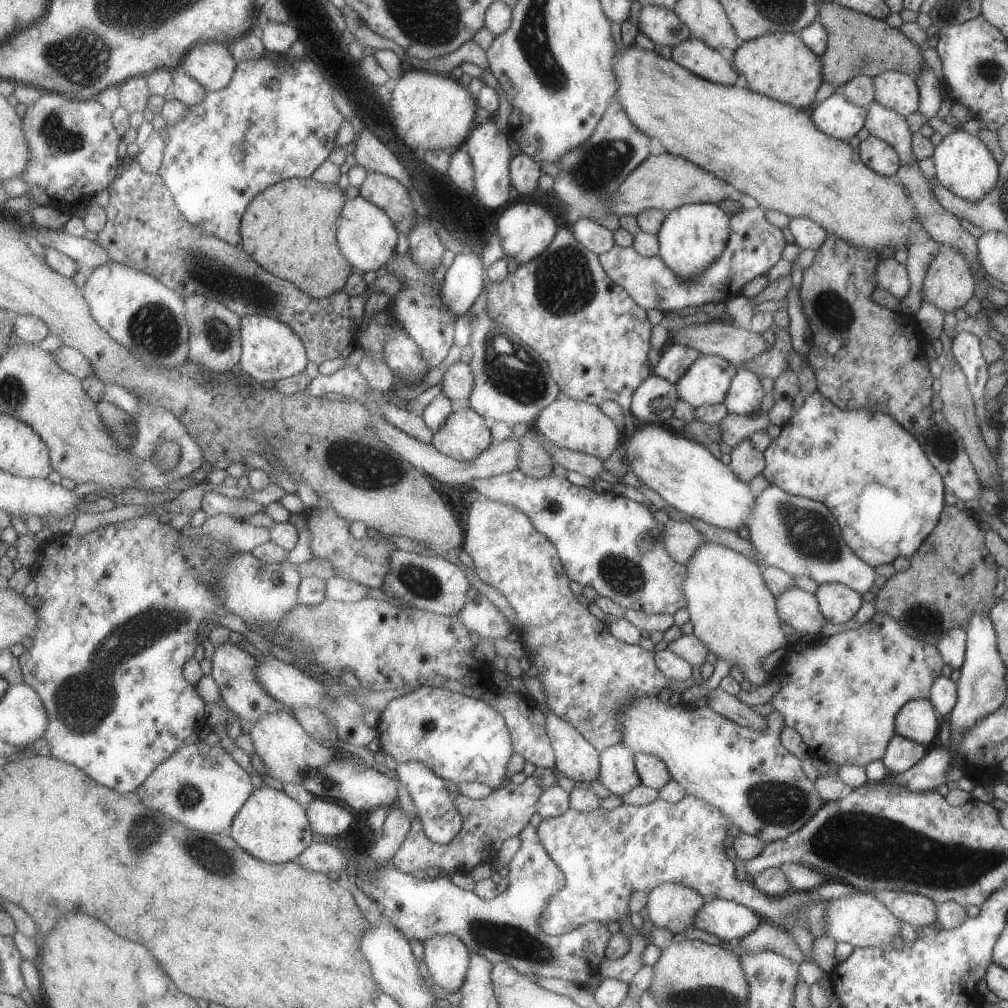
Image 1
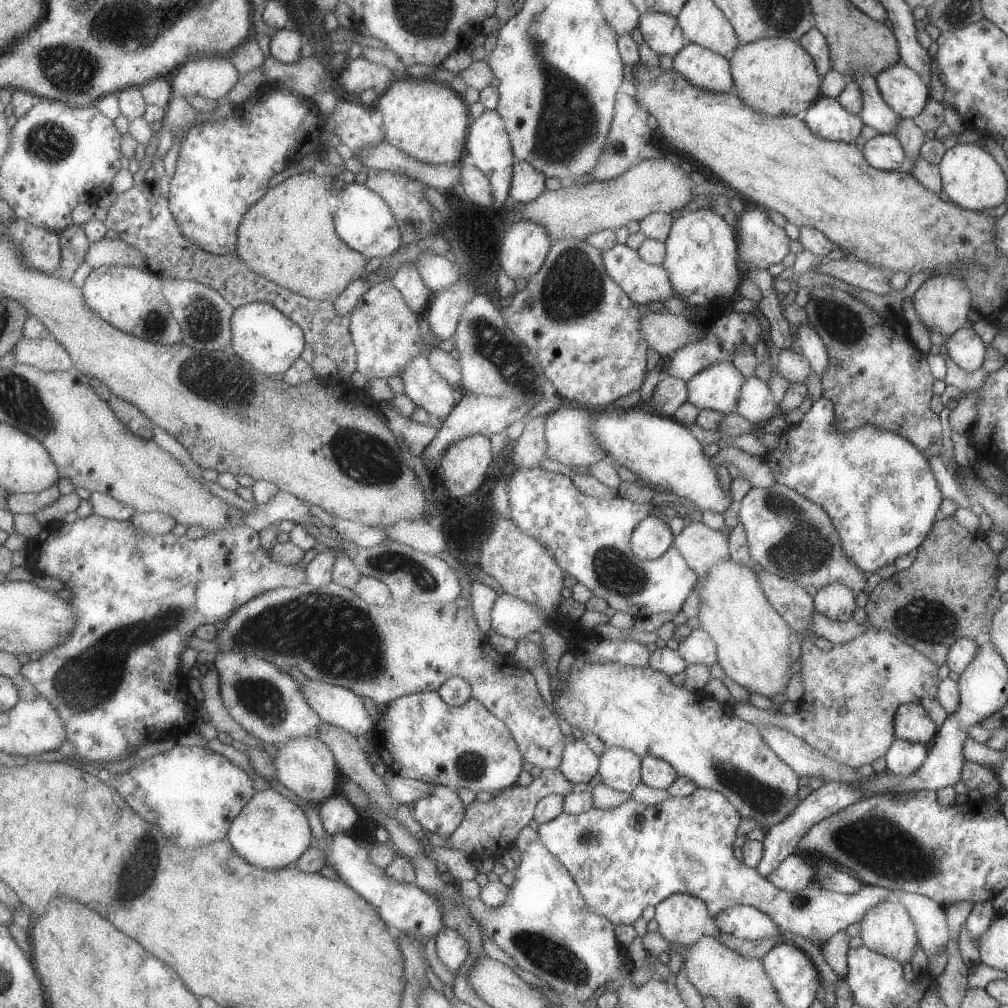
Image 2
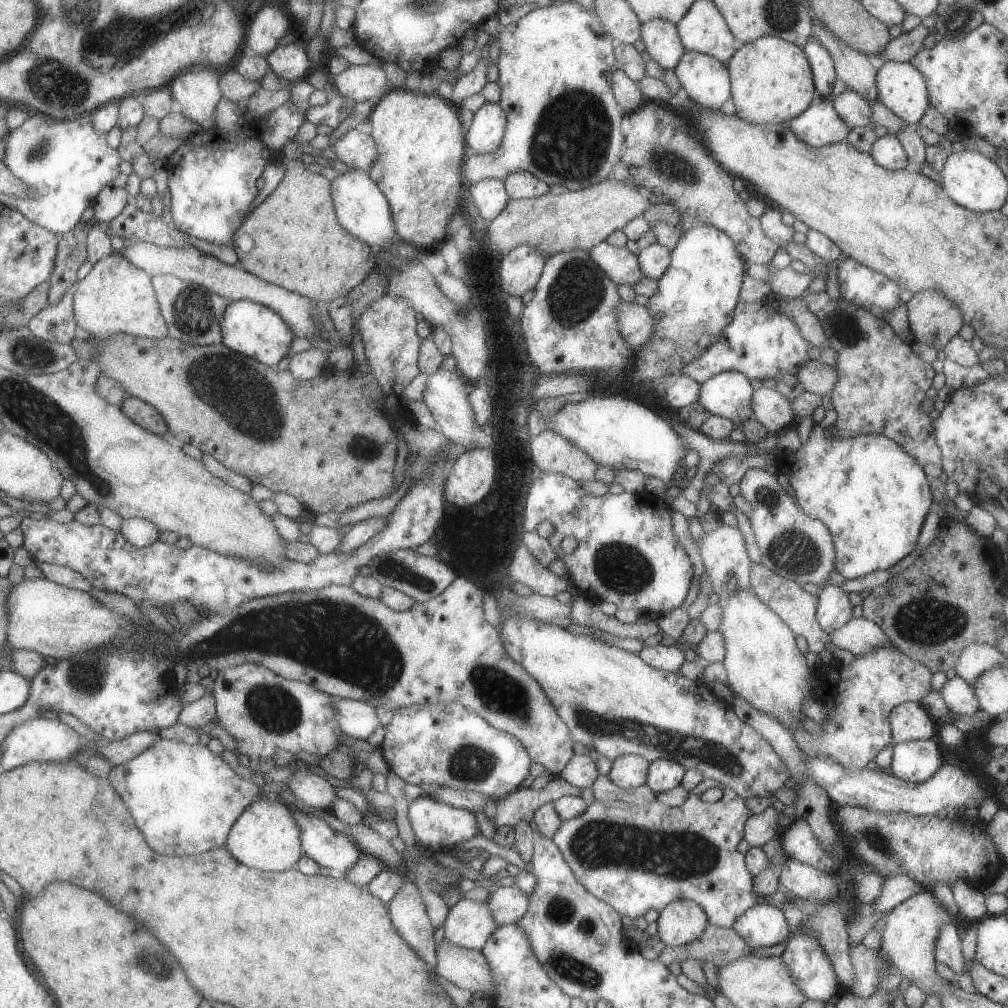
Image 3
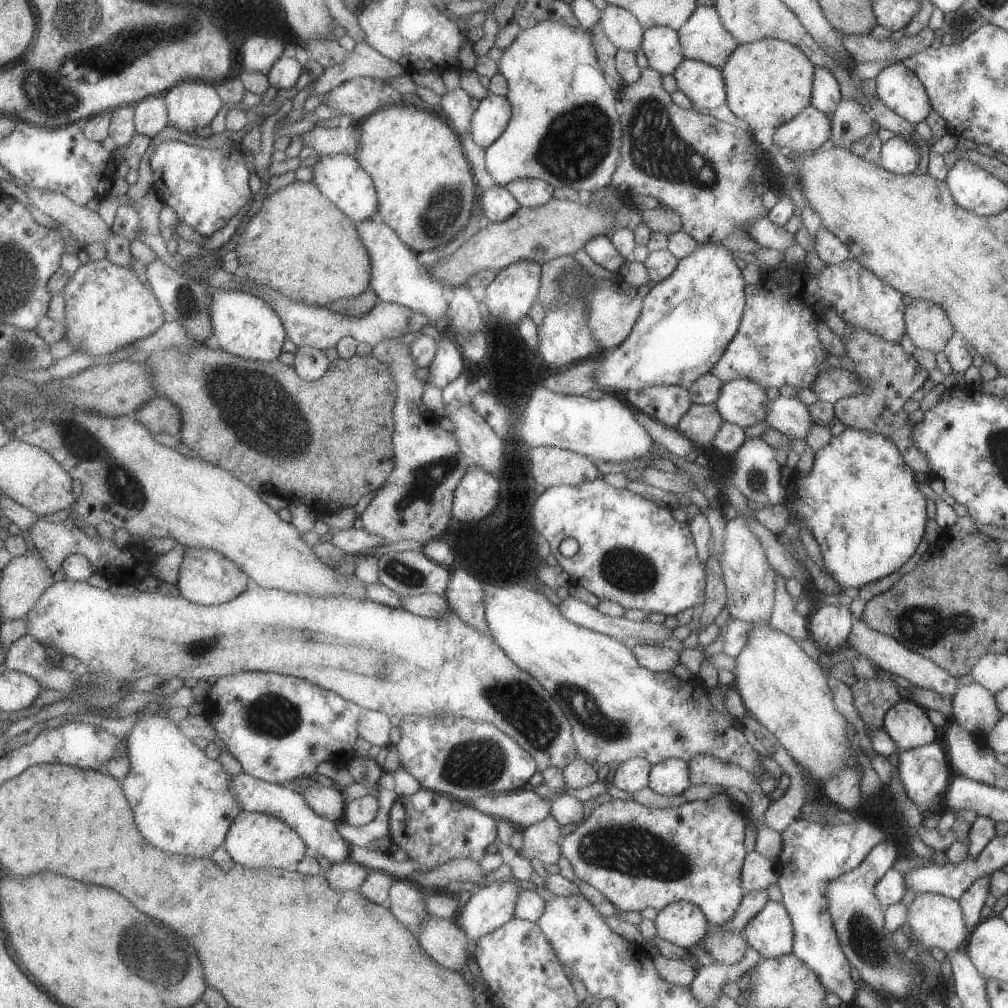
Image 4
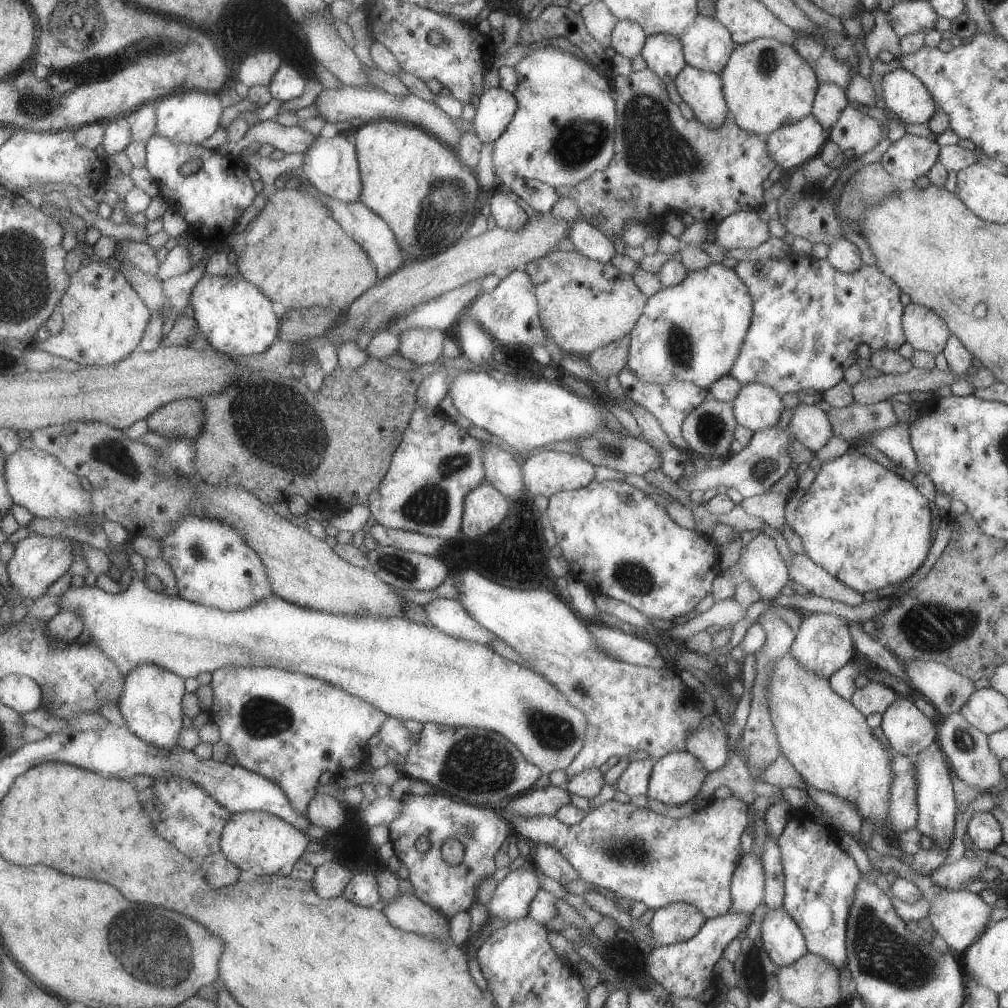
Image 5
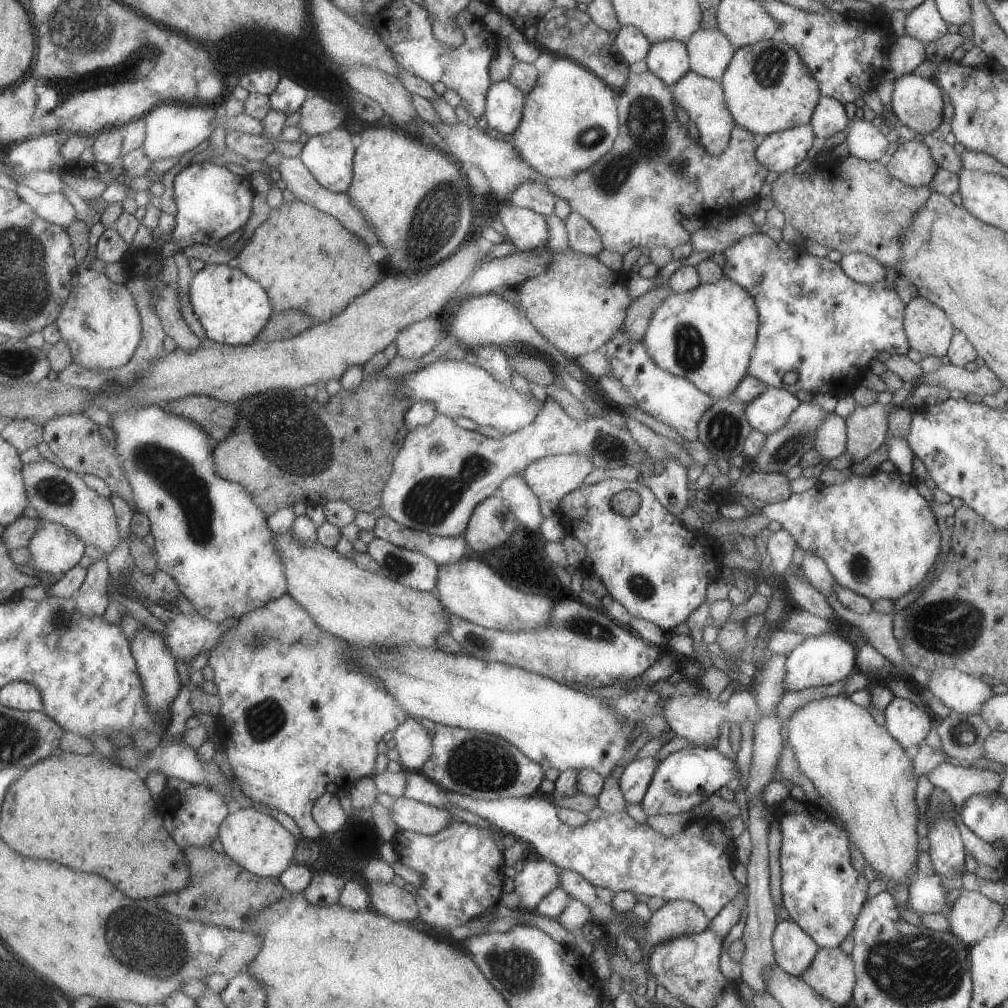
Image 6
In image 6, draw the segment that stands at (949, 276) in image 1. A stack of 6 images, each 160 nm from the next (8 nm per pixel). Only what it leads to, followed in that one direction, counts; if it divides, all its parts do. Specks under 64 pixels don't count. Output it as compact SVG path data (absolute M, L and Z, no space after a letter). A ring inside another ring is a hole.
M917 295L904 305L903 330L906 334L907 345L914 348L923 357L937 357L946 355L954 328L950 318L938 306Z

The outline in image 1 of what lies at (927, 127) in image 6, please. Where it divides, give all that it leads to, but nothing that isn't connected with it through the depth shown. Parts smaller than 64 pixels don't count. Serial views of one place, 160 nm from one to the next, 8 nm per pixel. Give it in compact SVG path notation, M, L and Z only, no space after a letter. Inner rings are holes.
M885 71L872 78L874 100L908 117L918 110L918 88L913 78L899 71Z

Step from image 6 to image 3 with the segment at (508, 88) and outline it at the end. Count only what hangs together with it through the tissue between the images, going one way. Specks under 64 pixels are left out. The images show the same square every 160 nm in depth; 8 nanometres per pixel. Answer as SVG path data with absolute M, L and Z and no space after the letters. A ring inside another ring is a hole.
M484 103L474 114L466 138L471 153L493 153L500 148L507 116L498 103Z

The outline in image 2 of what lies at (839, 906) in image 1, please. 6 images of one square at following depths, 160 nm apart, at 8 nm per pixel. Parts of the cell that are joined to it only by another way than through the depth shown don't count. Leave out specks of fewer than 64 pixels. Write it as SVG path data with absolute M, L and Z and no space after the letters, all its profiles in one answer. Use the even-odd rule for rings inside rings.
M883 901L870 911L867 910L860 923L861 933L859 937L862 944L869 950L898 963L909 962L909 958L918 944L918 938L911 917L900 902Z

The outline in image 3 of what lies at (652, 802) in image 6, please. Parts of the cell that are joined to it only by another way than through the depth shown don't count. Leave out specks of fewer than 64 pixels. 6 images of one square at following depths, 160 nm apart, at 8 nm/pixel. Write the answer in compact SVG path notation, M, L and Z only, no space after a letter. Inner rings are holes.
M667 759L654 760L648 764L645 784L658 795L679 785L684 771L678 762Z

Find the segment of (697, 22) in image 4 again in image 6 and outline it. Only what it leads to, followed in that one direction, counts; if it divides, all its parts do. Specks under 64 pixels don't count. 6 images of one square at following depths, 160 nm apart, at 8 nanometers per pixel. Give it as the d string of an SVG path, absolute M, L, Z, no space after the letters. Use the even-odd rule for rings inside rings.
M718 28L697 29L685 46L690 70L717 82L720 82L736 51Z

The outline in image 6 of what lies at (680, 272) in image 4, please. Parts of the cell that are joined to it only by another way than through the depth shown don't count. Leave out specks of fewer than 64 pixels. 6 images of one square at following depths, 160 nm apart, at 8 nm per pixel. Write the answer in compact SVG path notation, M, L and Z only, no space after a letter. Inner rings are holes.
M723 277L715 284L701 283L688 293L671 293L654 308L646 326L643 342L650 359L671 374L686 378L704 393L716 393L720 398L733 396L734 388L747 375L748 364L755 350L758 312L755 301L744 288Z

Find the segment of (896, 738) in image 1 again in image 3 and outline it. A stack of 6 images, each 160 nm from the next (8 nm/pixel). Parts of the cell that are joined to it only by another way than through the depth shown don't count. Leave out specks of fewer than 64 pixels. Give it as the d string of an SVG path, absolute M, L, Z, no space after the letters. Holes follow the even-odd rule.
M937 734L924 741L894 743L888 771L902 781L922 783L939 770L943 753Z

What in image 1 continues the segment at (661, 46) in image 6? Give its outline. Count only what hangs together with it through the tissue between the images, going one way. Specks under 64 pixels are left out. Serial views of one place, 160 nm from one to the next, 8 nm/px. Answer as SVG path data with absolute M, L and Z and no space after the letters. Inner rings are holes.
M642 6L638 17L638 30L649 40L673 48L691 37L678 16L662 6Z

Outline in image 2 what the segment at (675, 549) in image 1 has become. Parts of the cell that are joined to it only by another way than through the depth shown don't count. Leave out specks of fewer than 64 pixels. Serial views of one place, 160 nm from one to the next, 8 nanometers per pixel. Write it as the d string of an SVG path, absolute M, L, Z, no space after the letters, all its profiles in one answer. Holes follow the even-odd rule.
M689 522L672 538L672 545L699 579L703 580L709 569L718 562L729 561L728 536L701 522Z

